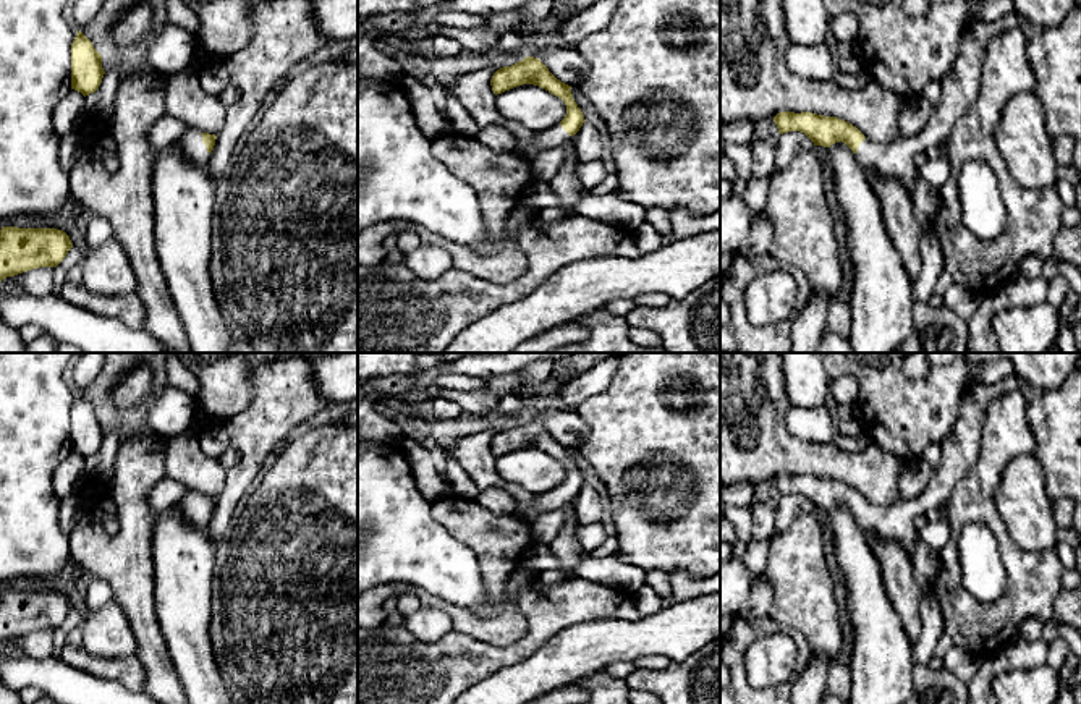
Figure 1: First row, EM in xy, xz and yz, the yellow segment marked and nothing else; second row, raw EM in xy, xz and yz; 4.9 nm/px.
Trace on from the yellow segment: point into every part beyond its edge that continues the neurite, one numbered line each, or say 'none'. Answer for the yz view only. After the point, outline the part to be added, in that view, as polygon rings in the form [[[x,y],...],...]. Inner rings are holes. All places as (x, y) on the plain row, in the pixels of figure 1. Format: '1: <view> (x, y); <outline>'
1: yz (960, 450); [[[1016,377],[995,384],[973,382],[963,390],[963,403],[950,435],[940,443],[940,464],[926,489],[914,498],[879,507],[867,500],[854,516],[871,536],[901,545],[911,558],[919,531],[914,520],[929,508],[947,505],[956,484],[969,473],[981,455],[982,427],[987,409],[1003,393],[1020,390]]]

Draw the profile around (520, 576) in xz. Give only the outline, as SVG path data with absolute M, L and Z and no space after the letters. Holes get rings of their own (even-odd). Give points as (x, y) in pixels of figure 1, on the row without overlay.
M518 566L508 578L507 602L516 604L521 587L537 579L537 576L539 576L537 570Z

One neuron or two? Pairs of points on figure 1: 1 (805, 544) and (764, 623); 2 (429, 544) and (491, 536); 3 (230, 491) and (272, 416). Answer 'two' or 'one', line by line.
1: two
2: two
3: one

